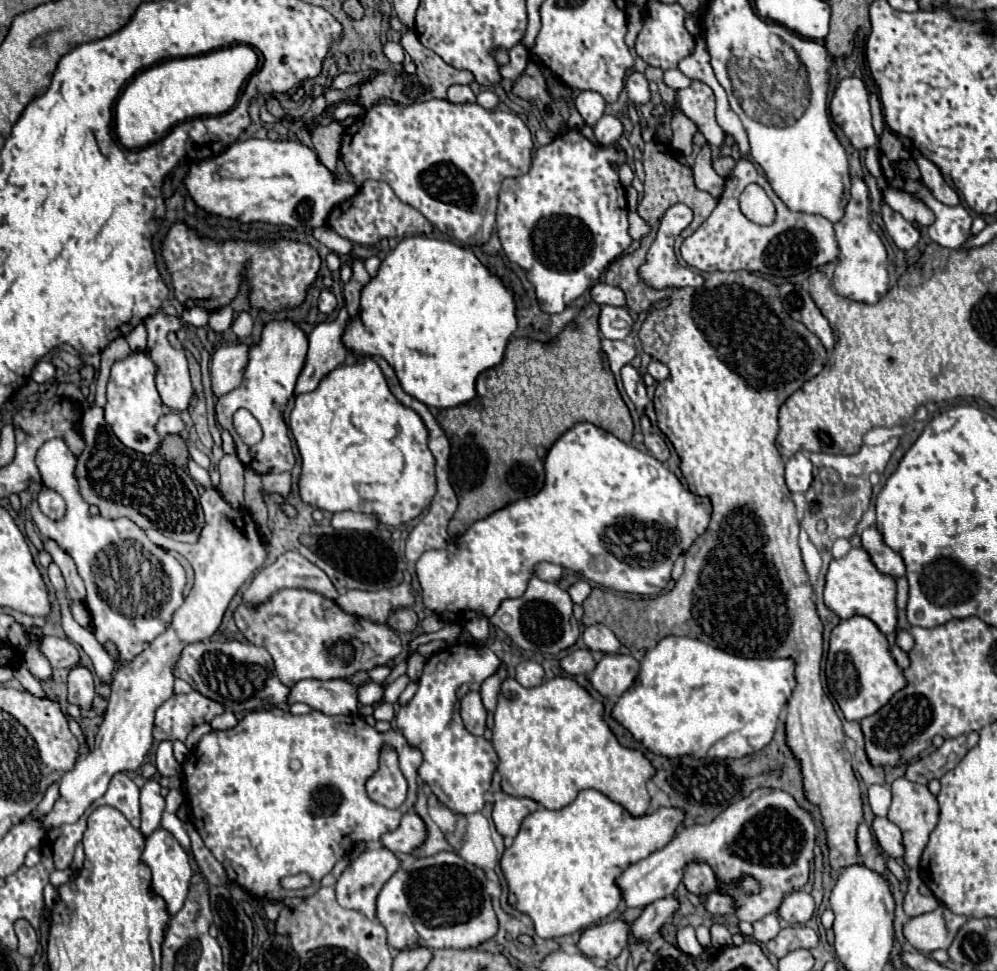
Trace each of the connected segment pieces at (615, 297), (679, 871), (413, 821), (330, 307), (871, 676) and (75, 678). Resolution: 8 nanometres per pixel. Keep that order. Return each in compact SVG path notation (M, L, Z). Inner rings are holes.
M596 283L590 293L598 305L612 305L612 307L624 307L626 305L624 291L616 289L612 285L606 285L606 283Z
M756 789L750 797L724 809L712 823L678 829L664 849L654 851L646 859L628 867L620 875L618 885L628 907L646 907L656 899L674 895L684 877L684 867L690 863L708 863L722 885L748 873L760 881L762 891L752 897L736 897L734 889L728 889L728 893L736 899L736 917L754 923L774 913L788 893L794 893L808 883L814 841L814 819L790 793L778 789Z
M410 809L402 817L402 823L396 831L386 833L382 837L382 845L392 849L394 853L412 853L418 847L422 847L424 841L426 841L426 825L414 809Z
M324 289L324 291L320 293L320 299L318 299L318 309L320 309L320 313L332 315L332 313L336 311L336 305L338 305L338 301L336 301L334 293L330 293L328 289Z
M854 615L834 627L826 657L826 681L828 691L840 705L846 721L862 721L864 717L874 715L906 685L904 673L890 653L886 635L862 615Z
M76 665L70 669L68 675L68 701L82 707L90 709L94 699L94 675L88 667Z

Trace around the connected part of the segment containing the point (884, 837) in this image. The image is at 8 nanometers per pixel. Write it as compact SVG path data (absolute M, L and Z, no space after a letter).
M876 817L874 823L872 823L872 829L876 833L876 839L878 839L880 847L884 849L884 853L888 857L894 857L894 859L902 859L904 857L902 833L894 823L890 823L886 817Z

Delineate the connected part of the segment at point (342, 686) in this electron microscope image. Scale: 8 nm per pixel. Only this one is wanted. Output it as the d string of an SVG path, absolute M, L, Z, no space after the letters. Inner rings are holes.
M304 679L298 681L288 697L288 703L308 703L314 709L320 709L328 715L356 715L358 711L358 683L350 683L348 679L328 679L328 681L316 681L316 679Z

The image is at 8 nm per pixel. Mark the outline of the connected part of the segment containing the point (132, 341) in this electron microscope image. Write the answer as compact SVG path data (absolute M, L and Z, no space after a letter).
M140 323L136 325L136 329L132 329L132 333L126 335L126 341L130 345L132 351L146 351L146 325Z

